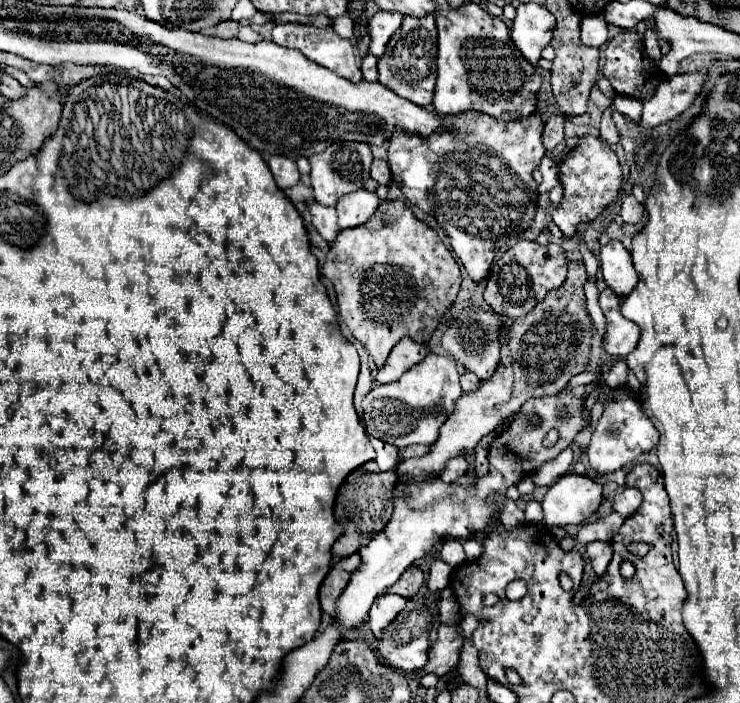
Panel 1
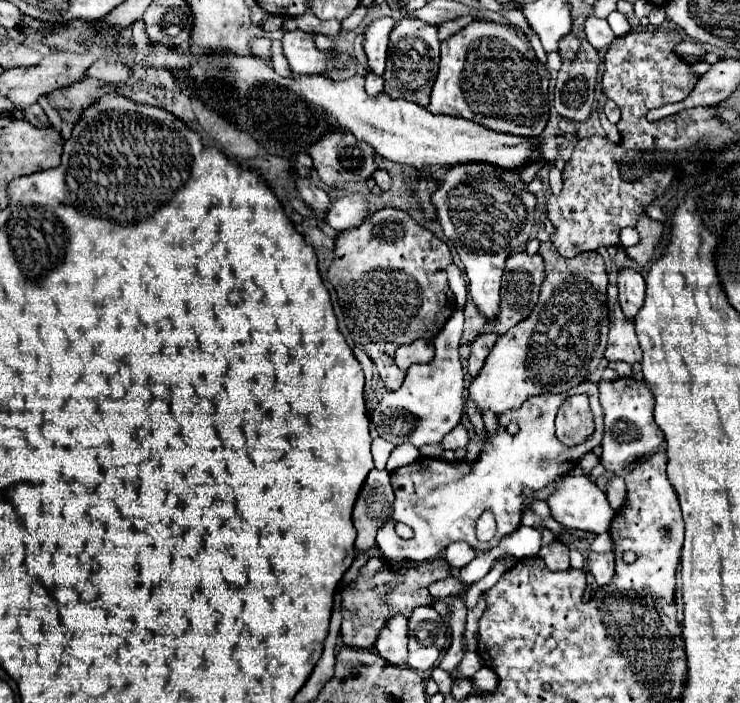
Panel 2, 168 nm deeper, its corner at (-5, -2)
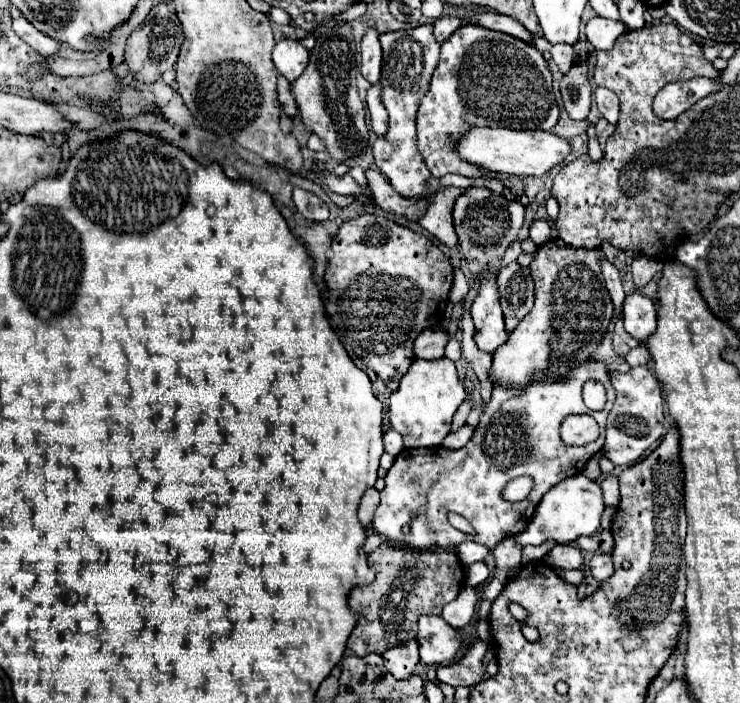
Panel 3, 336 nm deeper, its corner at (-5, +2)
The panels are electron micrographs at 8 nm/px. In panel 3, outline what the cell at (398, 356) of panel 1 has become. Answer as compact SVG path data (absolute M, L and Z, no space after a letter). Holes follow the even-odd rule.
M439 327L433 329L425 329L423 333L419 333L419 337L413 343L413 353L415 357L423 357L423 359L439 359L443 357L443 331Z

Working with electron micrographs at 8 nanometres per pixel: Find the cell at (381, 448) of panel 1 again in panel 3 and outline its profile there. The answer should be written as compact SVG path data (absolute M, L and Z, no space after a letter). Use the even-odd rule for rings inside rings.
M387 431L383 435L383 443L385 443L385 453L397 455L403 451L403 439L401 435L397 435L397 431Z

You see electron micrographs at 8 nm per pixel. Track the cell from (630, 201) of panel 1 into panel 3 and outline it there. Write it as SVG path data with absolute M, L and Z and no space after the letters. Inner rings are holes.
M633 257L631 273L633 273L635 289L641 289L645 283L649 283L653 279L653 275L659 273L661 269L663 269L661 261L655 261L651 257Z

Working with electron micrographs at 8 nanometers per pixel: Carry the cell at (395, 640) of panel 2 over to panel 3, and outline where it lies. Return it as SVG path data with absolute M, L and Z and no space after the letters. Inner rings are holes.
M405 641L397 643L395 647L389 647L389 651L383 653L387 669L397 677L397 679L407 679L409 675L417 673L419 665L419 649L415 641Z

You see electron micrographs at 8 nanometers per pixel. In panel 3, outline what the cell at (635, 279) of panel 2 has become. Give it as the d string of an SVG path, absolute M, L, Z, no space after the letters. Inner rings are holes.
M635 291L625 297L623 321L625 321L625 329L633 333L635 339L645 341L655 331L655 317L657 317L655 305L647 295Z

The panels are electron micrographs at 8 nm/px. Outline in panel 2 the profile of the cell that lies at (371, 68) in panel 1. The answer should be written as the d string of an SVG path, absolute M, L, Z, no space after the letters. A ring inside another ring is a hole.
M369 73L369 75L365 77L365 91L367 91L367 95L377 97L379 93L383 93L383 79Z

